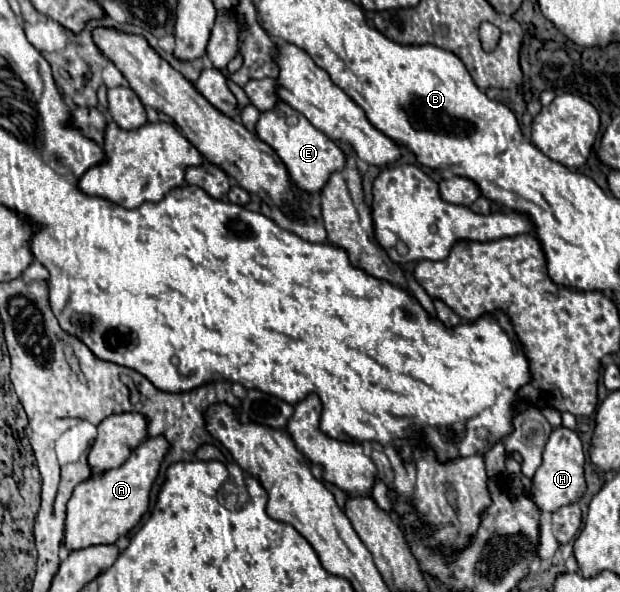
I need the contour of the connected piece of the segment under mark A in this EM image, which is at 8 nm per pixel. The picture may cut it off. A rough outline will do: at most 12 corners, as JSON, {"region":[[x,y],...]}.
{"region":[[147,438],[125,464],[81,482],[63,546],[115,544],[149,508],[169,444]]}

